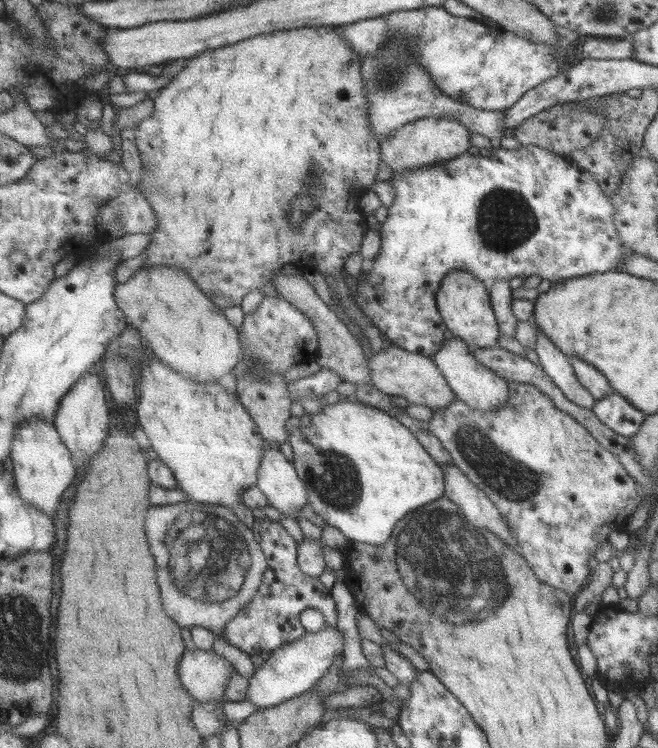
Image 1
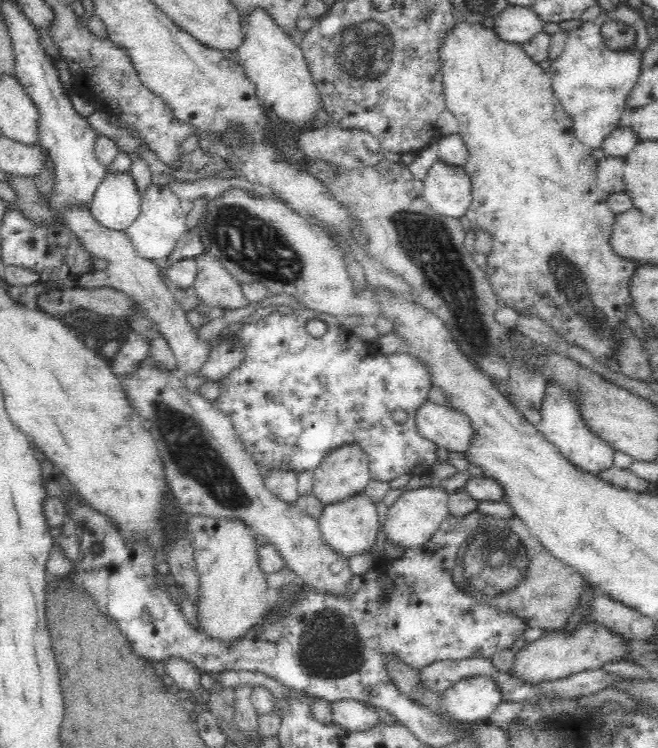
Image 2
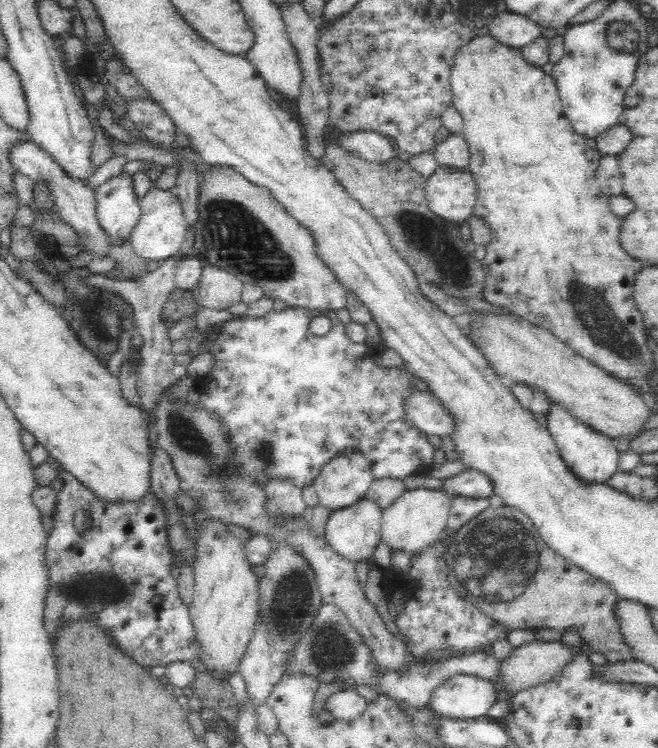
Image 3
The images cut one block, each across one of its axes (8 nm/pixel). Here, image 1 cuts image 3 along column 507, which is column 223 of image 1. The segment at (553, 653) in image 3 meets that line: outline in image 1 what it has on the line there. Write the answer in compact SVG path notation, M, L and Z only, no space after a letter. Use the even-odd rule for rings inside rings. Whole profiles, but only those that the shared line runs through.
M189 647L179 666L183 686L198 702L224 699L234 674L237 672L231 662L212 648Z

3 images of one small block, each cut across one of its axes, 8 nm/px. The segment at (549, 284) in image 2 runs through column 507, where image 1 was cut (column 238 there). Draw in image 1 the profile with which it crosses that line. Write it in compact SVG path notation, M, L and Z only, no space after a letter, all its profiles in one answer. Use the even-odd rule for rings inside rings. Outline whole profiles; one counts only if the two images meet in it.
M301 27L260 34L235 44L207 49L188 59L187 68L157 92L153 100L154 112L150 117L143 119L135 130L135 144L140 153L144 171L140 178L139 189L146 194L159 219L159 226L155 232L151 232L151 242L143 251L146 254L146 260L140 268L161 265L183 269L185 273L191 275L191 279L203 289L203 292L215 301L215 304L221 308L229 308L240 306L245 294L259 290L269 282L275 284L273 275L285 264L299 267L299 262L303 262L307 266L319 269L325 275L337 303L343 312L362 329L372 352L376 353L390 346L391 342L387 336L355 306L353 298L349 295L349 284L341 274L347 260L352 255L362 252L363 240L369 228L366 215L359 206L360 198L373 190L382 162L381 144L374 139L368 118L369 98L365 94L367 82L363 78L361 61L359 53L351 47L351 41L347 41L335 27Z

